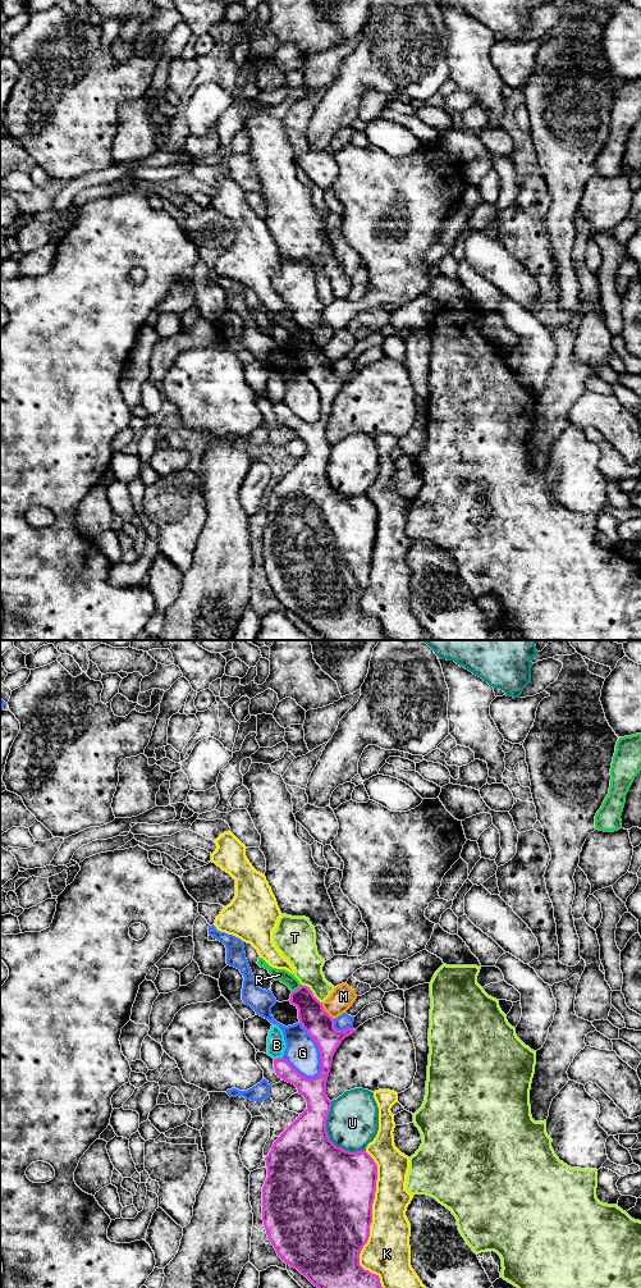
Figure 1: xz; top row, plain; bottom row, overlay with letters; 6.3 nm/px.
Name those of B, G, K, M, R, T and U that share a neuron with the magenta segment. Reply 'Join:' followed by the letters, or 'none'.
Join: none

